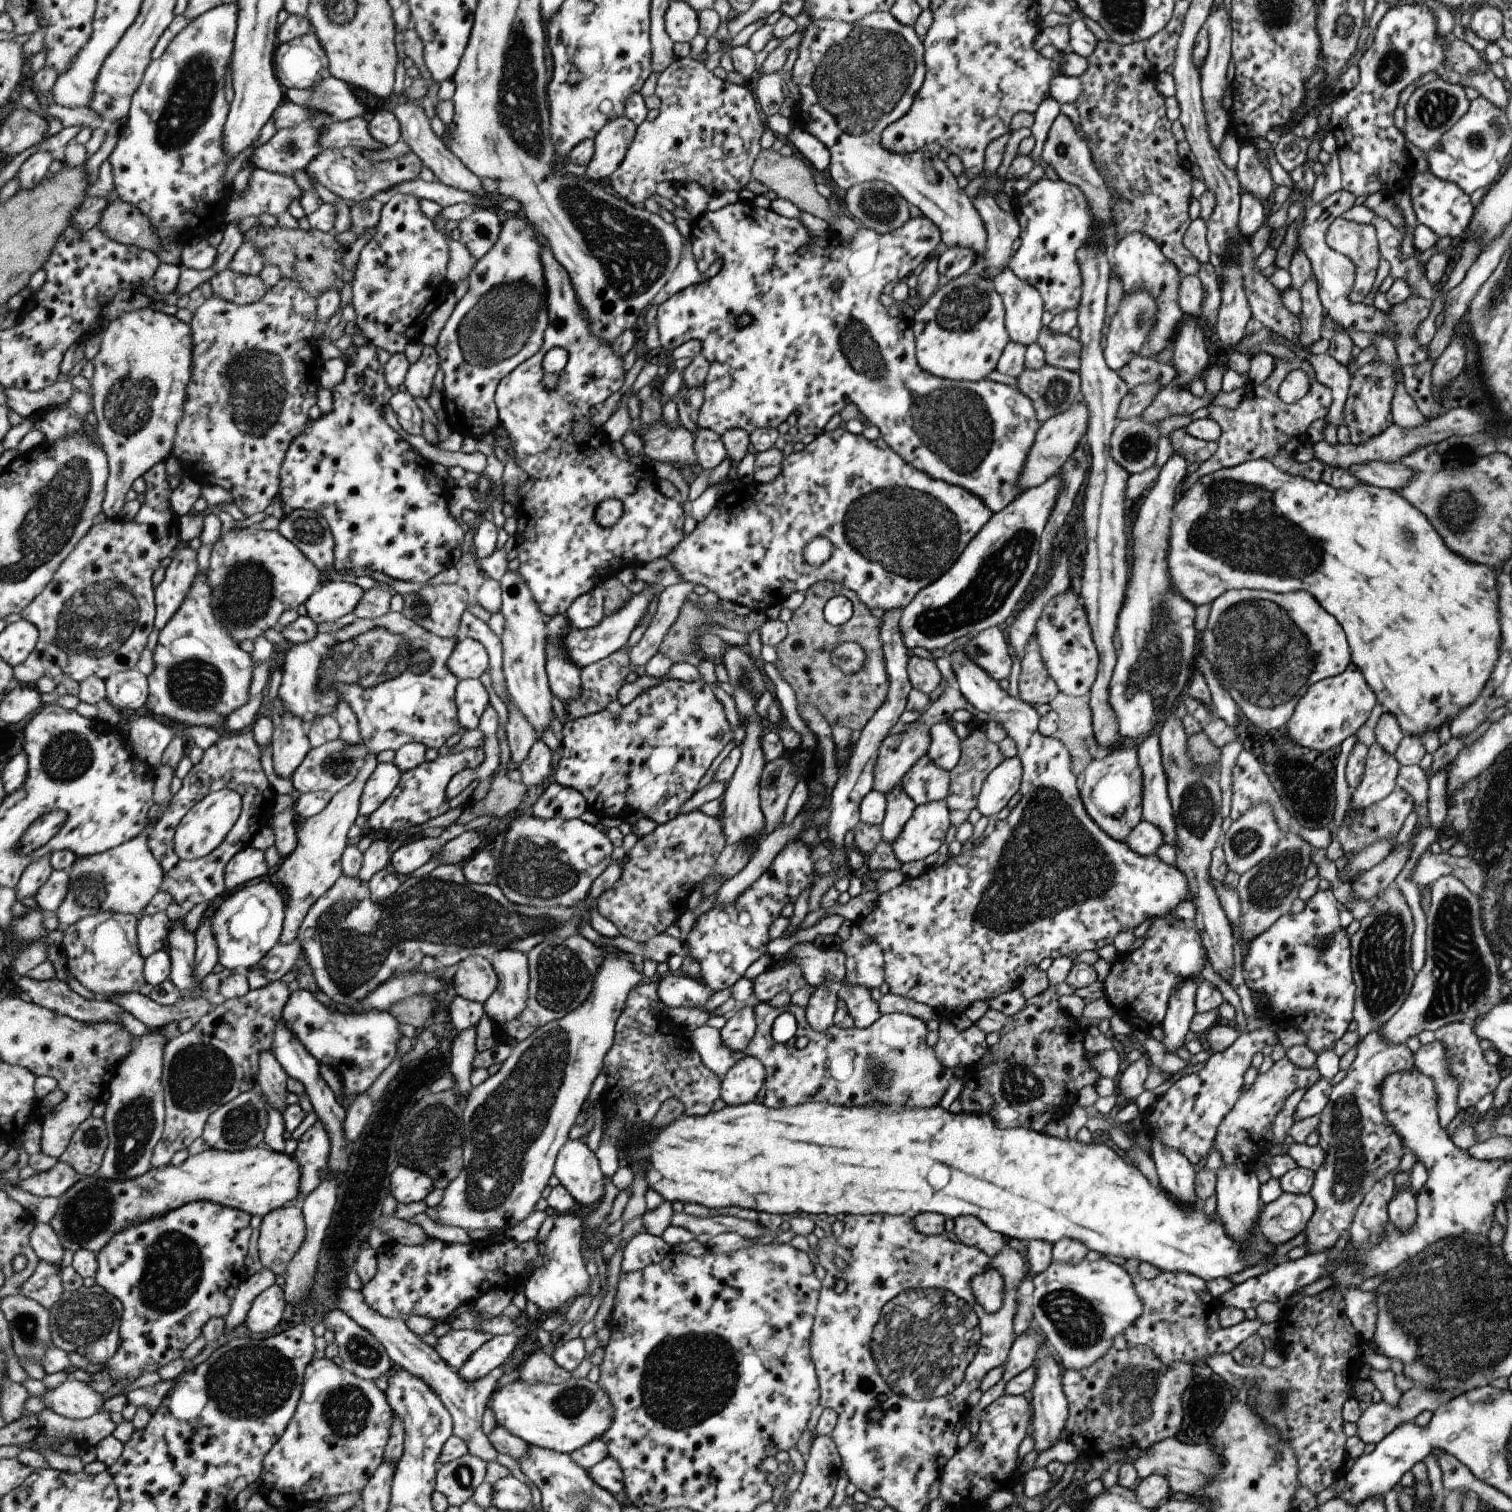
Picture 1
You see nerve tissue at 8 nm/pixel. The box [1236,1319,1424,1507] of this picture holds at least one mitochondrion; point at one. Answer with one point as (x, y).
(1274, 1400)

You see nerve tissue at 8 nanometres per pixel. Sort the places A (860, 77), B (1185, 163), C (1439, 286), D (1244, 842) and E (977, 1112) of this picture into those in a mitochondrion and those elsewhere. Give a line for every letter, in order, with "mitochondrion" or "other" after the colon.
A: mitochondrion
B: other
C: other
D: mitochondrion
E: other

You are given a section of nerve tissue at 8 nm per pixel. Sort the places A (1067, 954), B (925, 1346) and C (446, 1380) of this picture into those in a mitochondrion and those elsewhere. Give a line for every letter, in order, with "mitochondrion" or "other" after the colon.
A: other
B: mitochondrion
C: other

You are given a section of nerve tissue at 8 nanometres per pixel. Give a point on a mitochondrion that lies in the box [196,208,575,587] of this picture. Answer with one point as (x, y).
(501, 322)

